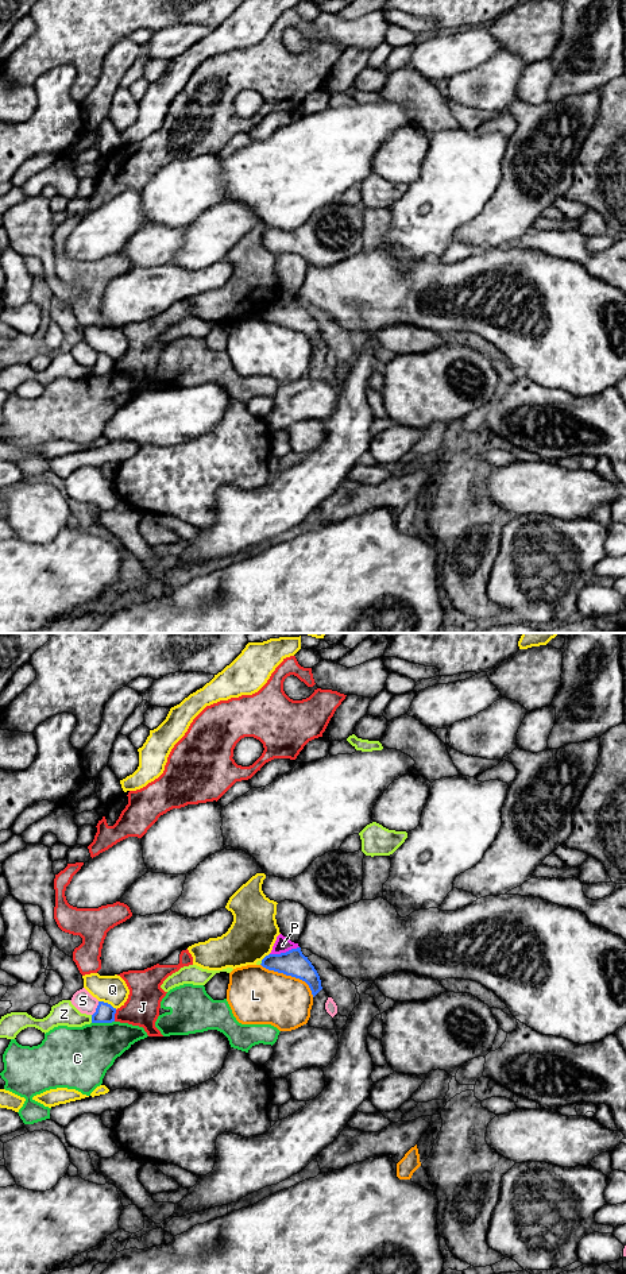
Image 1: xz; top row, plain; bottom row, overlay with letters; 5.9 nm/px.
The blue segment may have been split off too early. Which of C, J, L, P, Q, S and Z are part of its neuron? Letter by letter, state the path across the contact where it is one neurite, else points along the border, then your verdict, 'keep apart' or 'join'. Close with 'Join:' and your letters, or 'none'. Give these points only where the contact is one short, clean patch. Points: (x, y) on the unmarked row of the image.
C: keep apart
J: border along xz (116, 362), (114, 373); keep apart
L: keep apart
P: border along xz (298, 298), (270, 307); keep apart
Q: keep apart
S: keep apart
Z: keep apart
Join: none

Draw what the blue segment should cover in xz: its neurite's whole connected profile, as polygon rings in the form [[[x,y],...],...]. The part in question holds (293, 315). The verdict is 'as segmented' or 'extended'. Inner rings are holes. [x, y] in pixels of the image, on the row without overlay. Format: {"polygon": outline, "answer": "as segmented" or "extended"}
{"polygon": [[[301,300],[281,306],[268,306],[260,316],[268,323],[283,325],[305,333],[313,350],[322,341],[321,332],[312,314],[301,304]]], "answer": "as segmented"}

